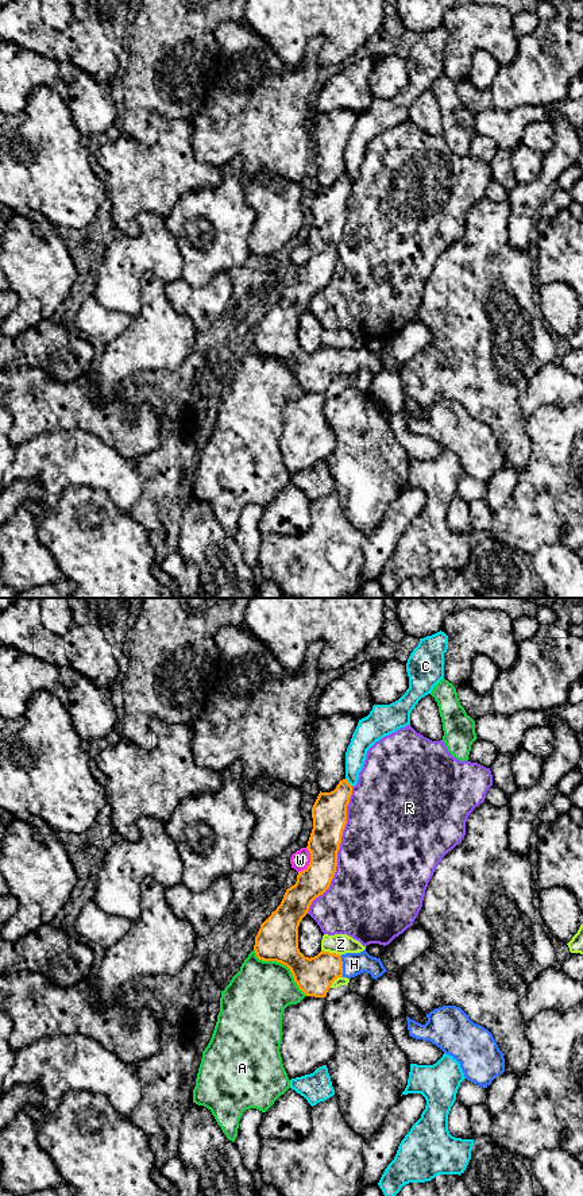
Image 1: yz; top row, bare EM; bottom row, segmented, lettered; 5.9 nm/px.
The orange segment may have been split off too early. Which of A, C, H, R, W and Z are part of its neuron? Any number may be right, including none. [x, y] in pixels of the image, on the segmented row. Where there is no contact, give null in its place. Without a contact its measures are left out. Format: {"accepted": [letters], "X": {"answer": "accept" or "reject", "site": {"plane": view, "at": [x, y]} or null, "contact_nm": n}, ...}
{"accepted": ["H"], "A": {"answer": "reject", "site": {"plane": "yz", "at": [282, 963]}, "contact_nm": 420}, "C": {"answer": "reject", "site": {"plane": "yz", "at": [347, 782]}, "contact_nm": 70}, "H": {"answer": "accept", "site": {"plane": "yz", "at": [342, 967]}, "contact_nm": 130}, "R": {"answer": "reject", "site": {"plane": "yz", "at": [338, 851]}, "contact_nm": 800}, "W": {"answer": "reject", "site": {"plane": "yz", "at": [311, 861]}, "contact_nm": 160}, "Z": {"answer": "reject", "site": {"plane": "yz", "at": [331, 953]}, "contact_nm": 120}}

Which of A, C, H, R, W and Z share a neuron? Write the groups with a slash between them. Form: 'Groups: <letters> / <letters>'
Groups: A / C / H / R / W / Z

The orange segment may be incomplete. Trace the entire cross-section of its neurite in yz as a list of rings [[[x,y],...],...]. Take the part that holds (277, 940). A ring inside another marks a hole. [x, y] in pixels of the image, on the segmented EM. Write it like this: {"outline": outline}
{"outline": [[[347,779],[331,792],[320,791],[312,807],[313,829],[306,846],[310,863],[298,872],[296,884],[286,890],[281,904],[255,937],[256,957],[286,965],[306,996],[325,998],[337,977],[351,979],[366,972],[377,980],[387,972],[381,958],[370,956],[366,949],[341,956],[321,950],[310,958],[298,949],[300,922],[335,876],[351,795],[352,786]]]}

